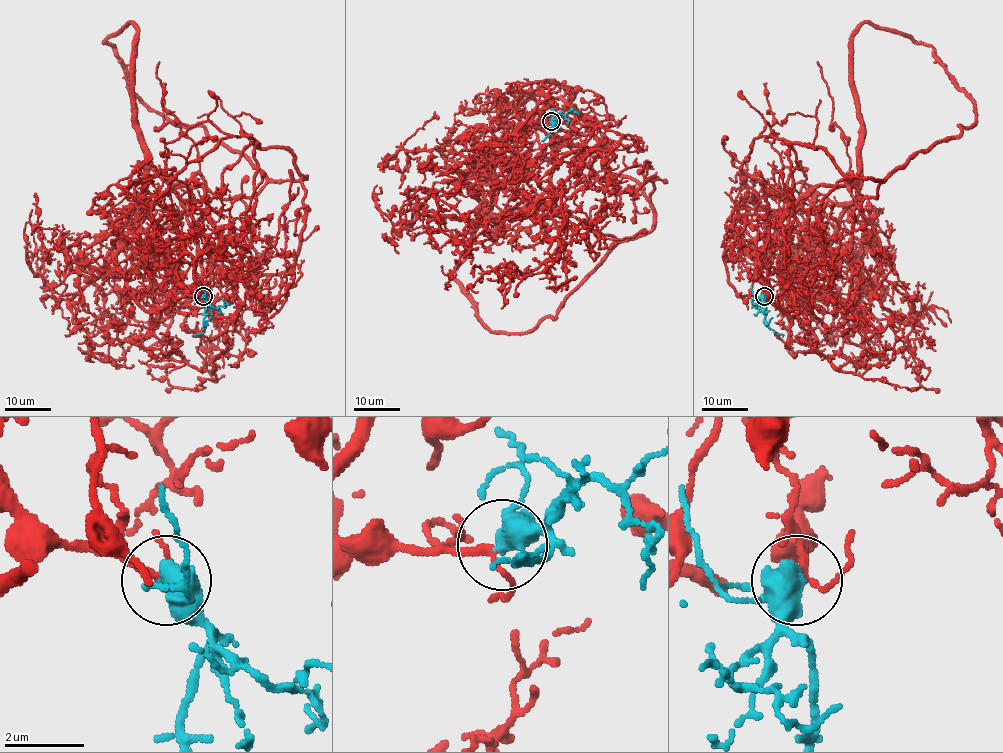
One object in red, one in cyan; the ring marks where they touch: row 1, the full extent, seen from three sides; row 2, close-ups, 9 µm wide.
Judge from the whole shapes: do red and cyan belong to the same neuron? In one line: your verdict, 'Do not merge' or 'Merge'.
Merge

